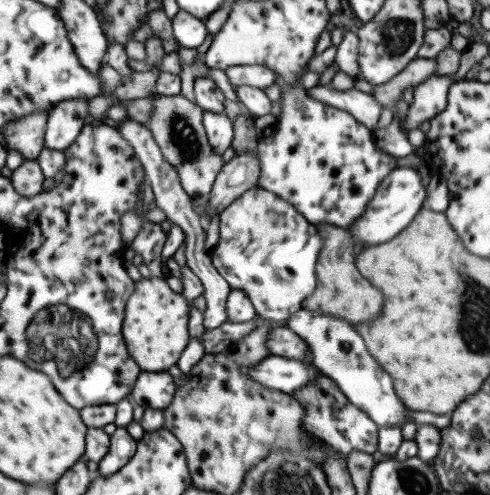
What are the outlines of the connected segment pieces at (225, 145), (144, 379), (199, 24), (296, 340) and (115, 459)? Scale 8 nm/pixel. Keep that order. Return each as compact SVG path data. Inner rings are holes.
M205 111L205 125L218 156L223 156L228 148L234 147L236 125L227 113Z
M144 371L131 397L144 408L165 410L172 406L178 391L175 376L170 371Z
M181 9L173 19L175 35L180 44L188 48L198 48L208 40L207 20L202 20L187 10Z
M279 323L271 332L269 347L273 355L285 356L303 361L307 353L304 338L292 330L287 323Z
M126 426L113 434L113 443L109 455L100 464L100 476L108 478L112 473L122 470L136 455L139 440L136 440Z

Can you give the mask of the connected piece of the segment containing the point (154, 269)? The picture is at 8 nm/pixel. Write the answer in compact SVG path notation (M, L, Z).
M145 224L140 236L130 246L136 254L140 254L153 277L168 280L169 272L166 268L165 251L169 233L164 231L160 224Z

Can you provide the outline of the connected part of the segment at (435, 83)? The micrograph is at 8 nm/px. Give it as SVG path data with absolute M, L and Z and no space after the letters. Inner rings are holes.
M432 75L417 85L407 117L400 121L401 129L407 134L408 129L419 127L424 120L430 120L443 111L447 105L448 91L452 83L452 75Z

